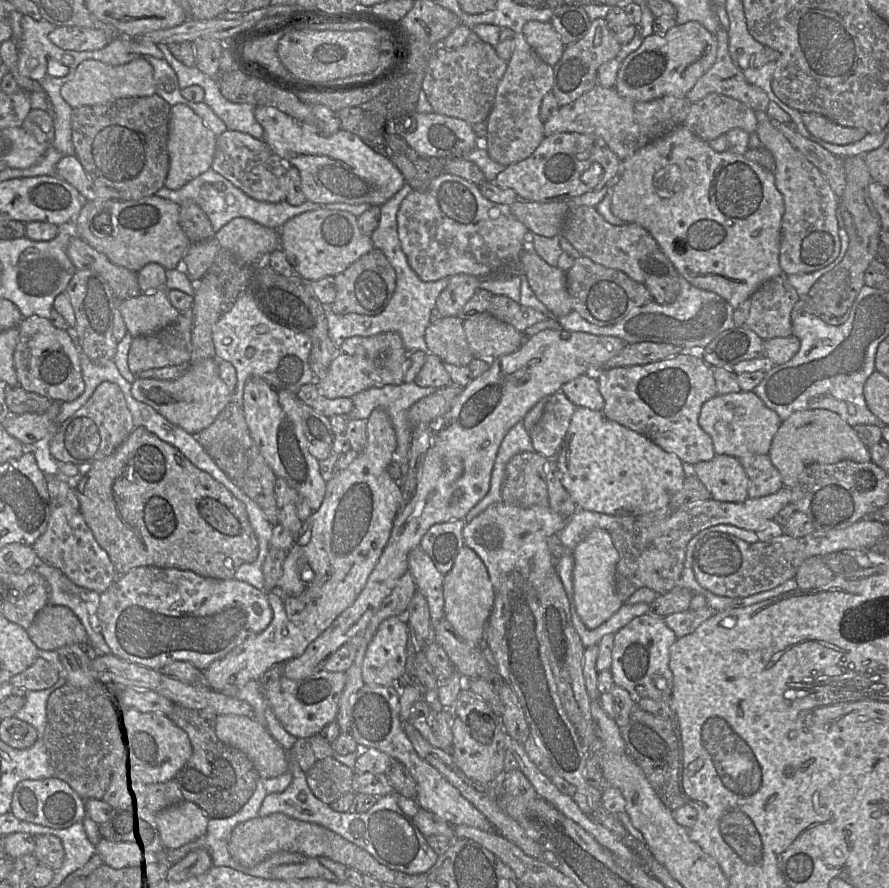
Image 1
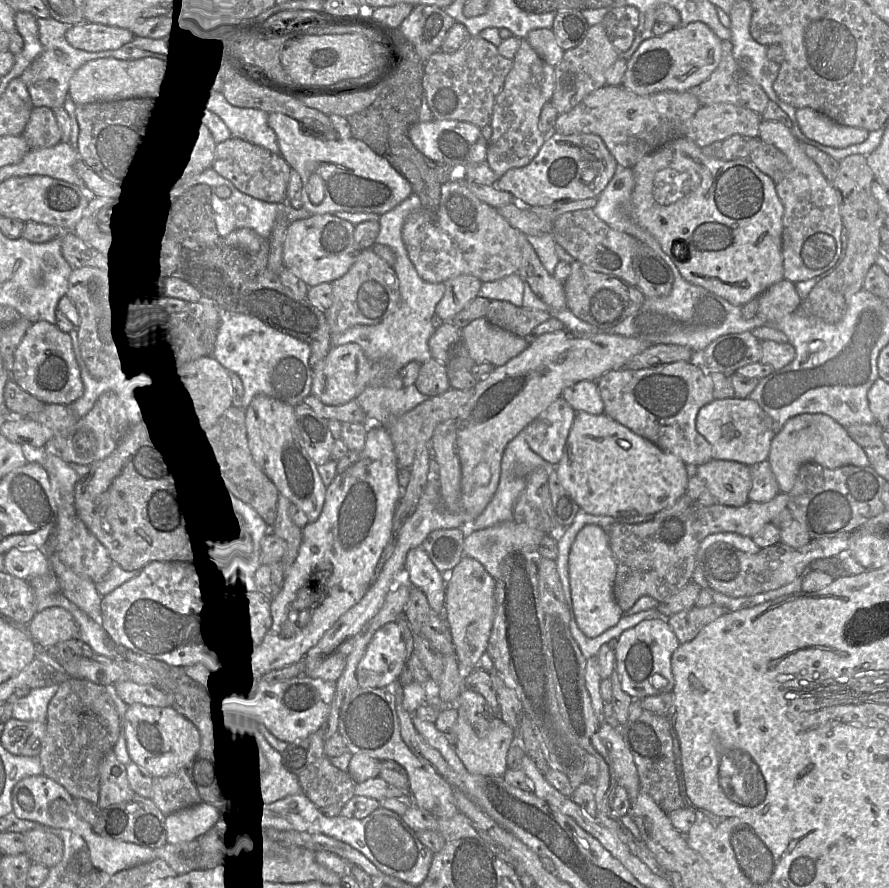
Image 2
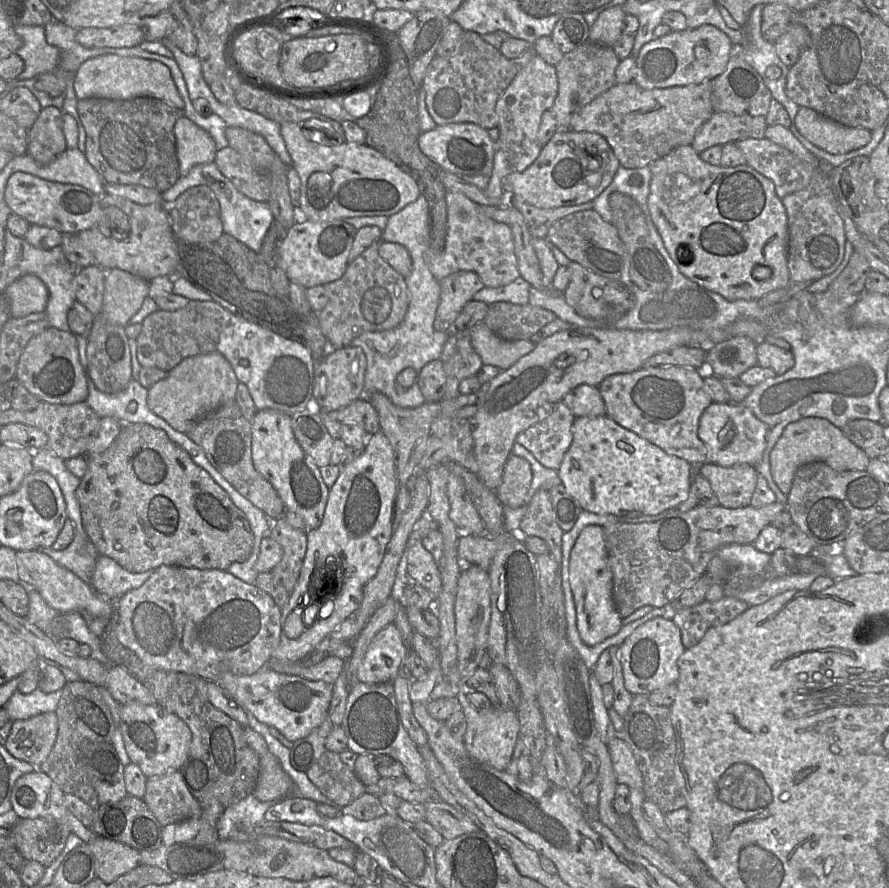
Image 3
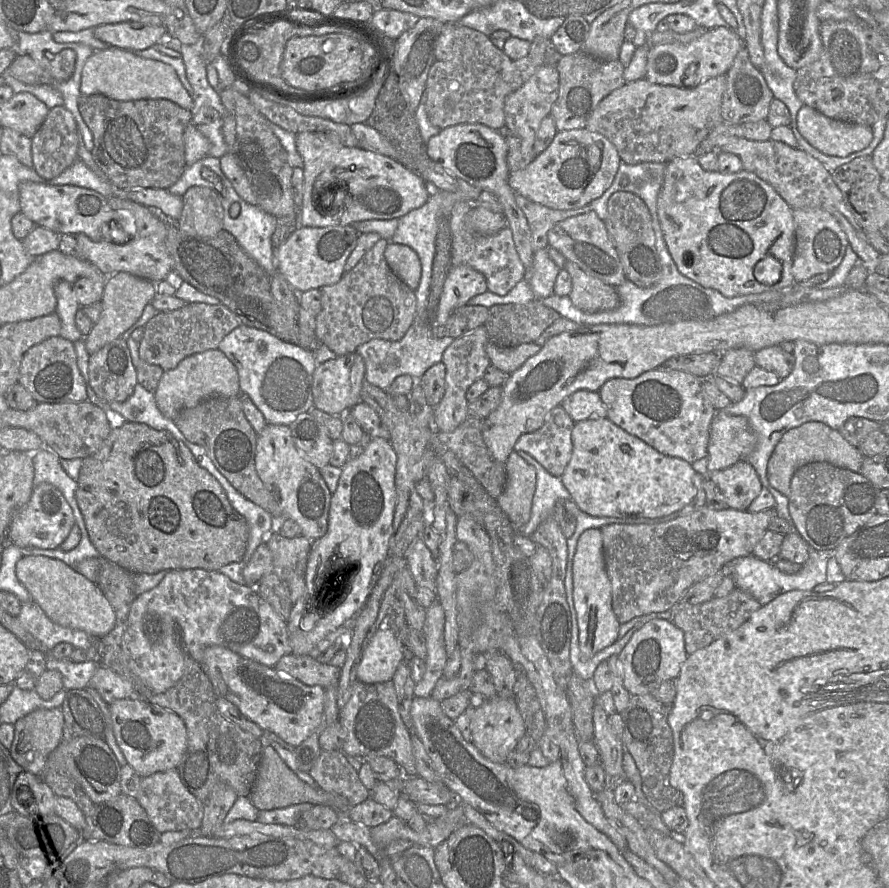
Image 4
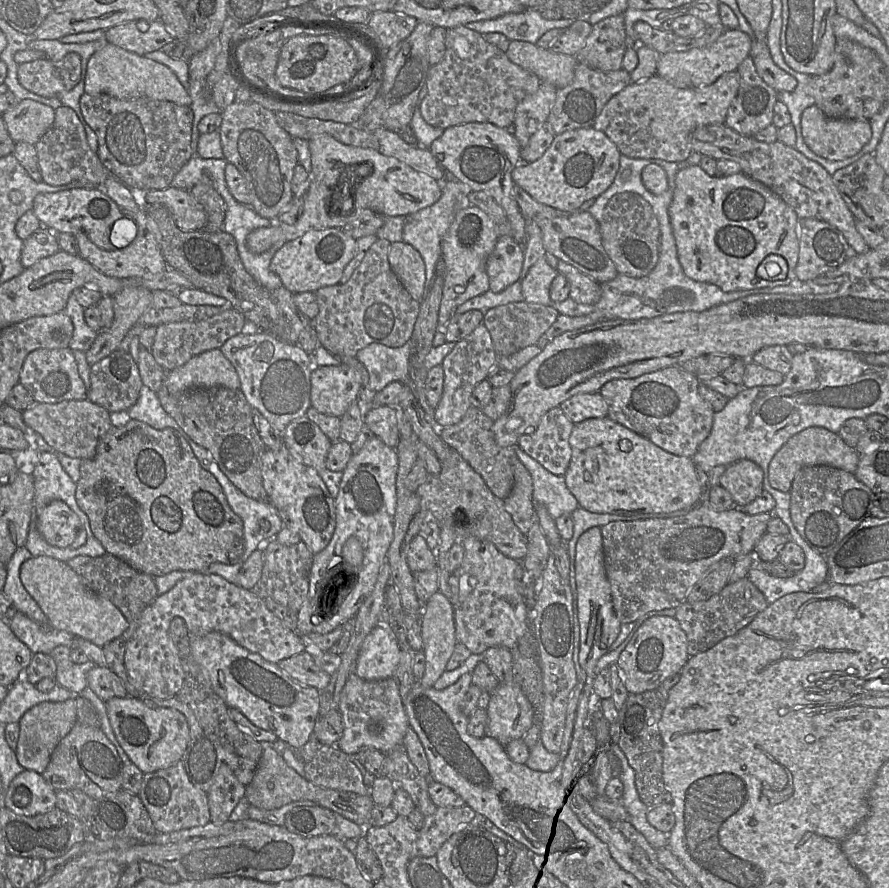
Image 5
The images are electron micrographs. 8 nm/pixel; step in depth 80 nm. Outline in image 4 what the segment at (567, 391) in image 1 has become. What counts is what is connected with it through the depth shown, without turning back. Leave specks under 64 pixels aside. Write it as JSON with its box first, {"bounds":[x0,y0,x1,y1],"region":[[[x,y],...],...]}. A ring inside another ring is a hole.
{"bounds":[560,390,607,422],"region":[[[578,390],[567,396],[560,404],[574,422],[592,417],[604,418],[607,408],[603,403],[599,391]]]}

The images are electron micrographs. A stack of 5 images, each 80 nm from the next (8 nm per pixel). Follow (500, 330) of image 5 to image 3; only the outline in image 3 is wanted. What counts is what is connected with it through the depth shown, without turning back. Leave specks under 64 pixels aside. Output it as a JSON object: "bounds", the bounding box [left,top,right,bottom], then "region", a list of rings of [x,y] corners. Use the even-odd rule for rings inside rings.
{"bounds":[483,302,557,341],"region":[[[494,302],[488,305],[483,322],[498,337],[507,341],[530,340],[543,326],[557,316],[530,304]]]}

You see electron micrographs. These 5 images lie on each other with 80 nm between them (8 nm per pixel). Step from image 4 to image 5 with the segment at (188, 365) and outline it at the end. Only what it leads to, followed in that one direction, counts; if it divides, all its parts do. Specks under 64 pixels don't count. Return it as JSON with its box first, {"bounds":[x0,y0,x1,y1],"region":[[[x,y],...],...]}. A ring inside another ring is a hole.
{"bounds":[164,349,240,395],"region":[[[211,349],[166,372],[164,386],[174,395],[199,388],[226,387],[237,390],[240,389],[240,380],[221,350]]]}

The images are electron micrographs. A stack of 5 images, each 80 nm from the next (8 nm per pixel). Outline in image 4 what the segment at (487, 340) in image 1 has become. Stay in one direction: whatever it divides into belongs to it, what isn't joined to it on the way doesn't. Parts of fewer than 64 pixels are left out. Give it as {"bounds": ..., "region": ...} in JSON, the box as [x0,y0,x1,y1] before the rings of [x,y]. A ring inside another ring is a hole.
{"bounds":[485,341,539,374],"region":[[[489,341],[485,347],[491,366],[507,374],[515,372],[539,350],[539,346],[534,342],[521,344],[516,347],[501,347]]]}

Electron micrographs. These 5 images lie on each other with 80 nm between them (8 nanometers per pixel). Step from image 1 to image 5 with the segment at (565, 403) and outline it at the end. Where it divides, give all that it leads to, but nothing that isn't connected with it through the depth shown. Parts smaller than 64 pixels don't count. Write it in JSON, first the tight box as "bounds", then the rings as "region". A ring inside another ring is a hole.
{"bounds":[517,407,574,476],"region":[[[560,407],[549,410],[538,425],[519,437],[517,445],[556,476],[566,473],[571,461],[569,438],[574,423]]]}

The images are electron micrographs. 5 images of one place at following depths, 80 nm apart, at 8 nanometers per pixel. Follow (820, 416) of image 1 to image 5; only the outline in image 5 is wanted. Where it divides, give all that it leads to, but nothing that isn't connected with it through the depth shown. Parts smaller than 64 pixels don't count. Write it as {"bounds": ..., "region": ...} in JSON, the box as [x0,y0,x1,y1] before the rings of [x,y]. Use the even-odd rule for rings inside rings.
{"bounds":[768,427,860,492],"region":[[[809,427],[792,436],[774,455],[768,468],[768,481],[772,488],[781,492],[791,490],[792,481],[803,467],[826,465],[855,473],[860,454],[855,448],[847,445],[838,433],[823,427]]]}

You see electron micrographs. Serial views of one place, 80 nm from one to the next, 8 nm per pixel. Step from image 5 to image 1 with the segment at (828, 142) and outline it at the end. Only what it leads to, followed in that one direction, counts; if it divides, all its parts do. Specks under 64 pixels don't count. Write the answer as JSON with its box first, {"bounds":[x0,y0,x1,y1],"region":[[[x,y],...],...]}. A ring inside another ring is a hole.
{"bounds":[802,112,868,145],"region":[[[802,112],[802,119],[812,135],[836,145],[858,142],[868,133],[863,128],[842,126],[813,112]]]}

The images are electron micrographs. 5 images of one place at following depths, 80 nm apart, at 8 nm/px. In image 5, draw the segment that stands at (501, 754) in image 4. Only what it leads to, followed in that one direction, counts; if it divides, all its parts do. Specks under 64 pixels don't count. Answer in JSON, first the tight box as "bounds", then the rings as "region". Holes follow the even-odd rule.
{"bounds":[486,682,534,746],"region":[[[515,682],[499,683],[489,695],[486,736],[495,738],[503,746],[511,740],[521,739],[534,723],[534,709],[519,685]]]}

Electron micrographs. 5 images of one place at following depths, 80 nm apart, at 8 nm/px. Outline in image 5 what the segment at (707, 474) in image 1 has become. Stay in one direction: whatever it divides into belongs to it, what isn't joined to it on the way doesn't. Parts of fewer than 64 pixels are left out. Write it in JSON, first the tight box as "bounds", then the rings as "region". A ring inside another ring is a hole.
{"bounds":[719,460,764,509],"region":[[[738,460],[727,466],[720,477],[719,485],[731,494],[735,507],[742,509],[764,490],[763,471],[751,460]]]}

